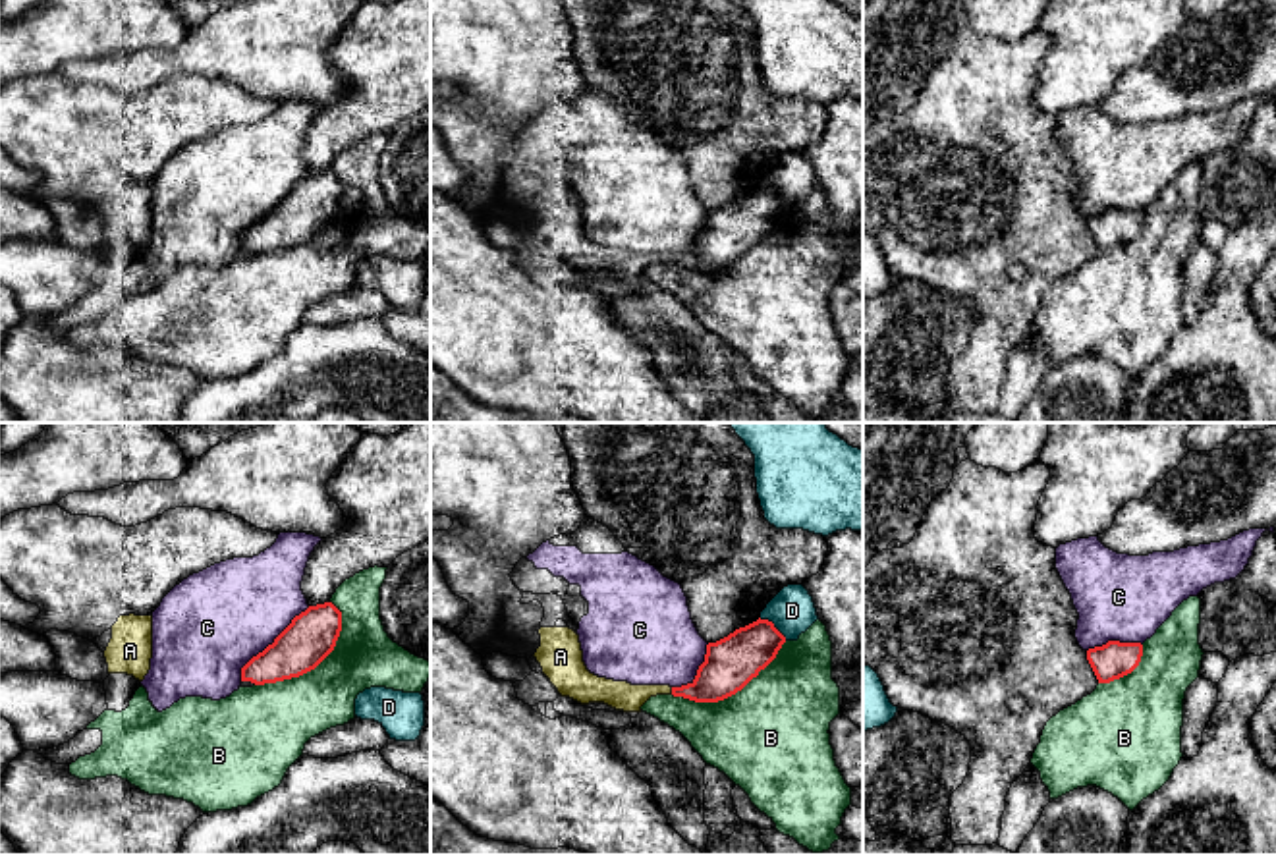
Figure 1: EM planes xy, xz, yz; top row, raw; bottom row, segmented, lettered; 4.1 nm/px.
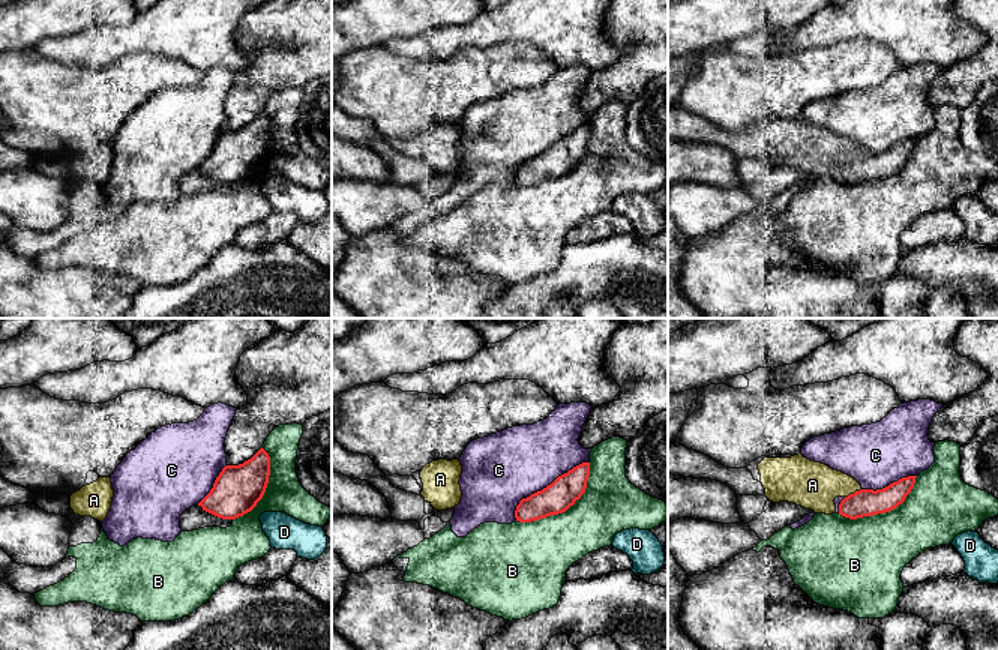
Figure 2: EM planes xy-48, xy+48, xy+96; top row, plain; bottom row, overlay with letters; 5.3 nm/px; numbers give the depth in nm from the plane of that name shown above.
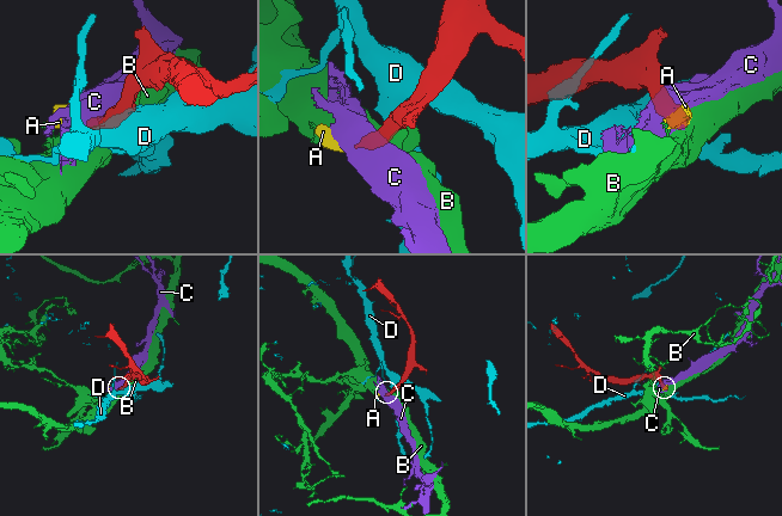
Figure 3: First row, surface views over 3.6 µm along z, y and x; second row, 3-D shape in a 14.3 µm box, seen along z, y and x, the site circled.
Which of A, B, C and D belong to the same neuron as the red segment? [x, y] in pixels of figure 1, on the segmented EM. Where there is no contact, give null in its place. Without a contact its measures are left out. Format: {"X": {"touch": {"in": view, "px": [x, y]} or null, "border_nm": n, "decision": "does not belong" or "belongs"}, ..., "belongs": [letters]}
{"A": {"touch": {"in": "xz", "px": [672, 691]}, "border_nm": 30, "decision": "belongs"}, "B": {"touch": {"in": "xy", "px": [311, 668]}, "border_nm": 480, "decision": "does not belong"}, "C": {"touch": {"in": "xy", "px": [273, 643]}, "border_nm": 420, "decision": "does not belong"}, "D": {"touch": {"in": "xz", "px": [773, 626]}, "border_nm": 150, "decision": "does not belong"}, "belongs": ["A"]}

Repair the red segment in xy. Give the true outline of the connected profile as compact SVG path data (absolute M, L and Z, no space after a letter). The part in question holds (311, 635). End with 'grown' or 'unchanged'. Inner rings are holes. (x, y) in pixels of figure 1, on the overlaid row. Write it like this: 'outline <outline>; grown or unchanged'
outline M332 602L309 606L241 668L241 681L264 685L315 670L334 650L340 631L342 612Z; unchanged

